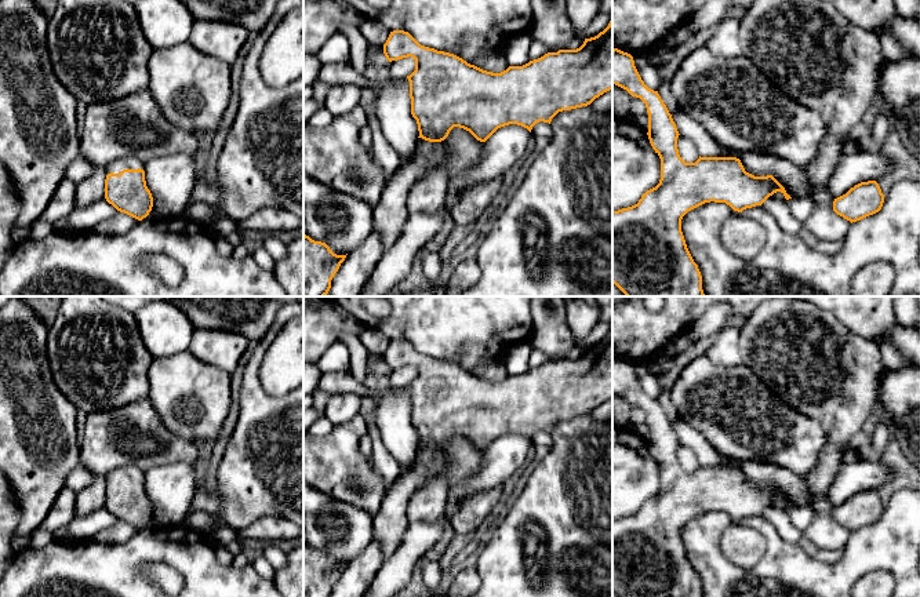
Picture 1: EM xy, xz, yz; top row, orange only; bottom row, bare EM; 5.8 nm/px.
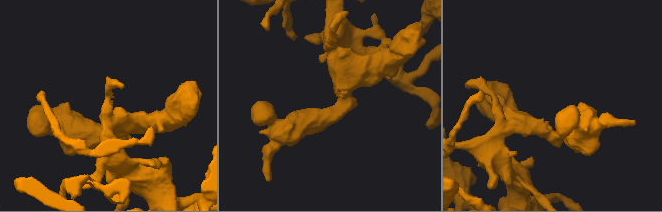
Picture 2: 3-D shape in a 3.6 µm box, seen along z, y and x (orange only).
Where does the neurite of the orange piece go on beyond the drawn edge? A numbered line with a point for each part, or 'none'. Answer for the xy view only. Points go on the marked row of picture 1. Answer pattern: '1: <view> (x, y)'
1: xy (130, 162)

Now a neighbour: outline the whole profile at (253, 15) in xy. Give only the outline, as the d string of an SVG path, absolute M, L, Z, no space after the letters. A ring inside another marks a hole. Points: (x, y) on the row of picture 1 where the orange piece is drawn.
M179 0L196 21L234 23L258 33L270 21L280 0Z

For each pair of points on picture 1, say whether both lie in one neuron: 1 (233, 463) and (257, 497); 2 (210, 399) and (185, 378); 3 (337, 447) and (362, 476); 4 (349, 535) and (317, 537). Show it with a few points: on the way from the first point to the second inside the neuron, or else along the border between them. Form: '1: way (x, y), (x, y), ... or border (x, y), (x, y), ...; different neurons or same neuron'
1: way (242, 472), (253, 483), (253, 488); same neuron
2: way (204, 397), (191, 383); same neuron
3: way (340, 454), (355, 469); same neuron
4: way (341, 535), (326, 535); same neuron

